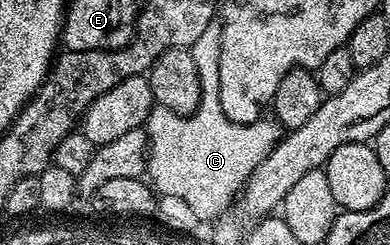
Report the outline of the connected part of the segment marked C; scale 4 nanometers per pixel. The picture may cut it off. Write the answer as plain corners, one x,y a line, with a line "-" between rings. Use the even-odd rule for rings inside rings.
212,22
205,26
197,42
189,49
193,62
199,64
201,102
188,116
179,116
173,110
151,109
145,125
149,155
146,175
159,196
172,195
189,204
189,209
203,222
222,217
235,203
243,184
257,170
260,162
281,139
281,128
274,119
260,118
252,124
238,124
230,120
219,101
219,61
217,49
221,46
221,28

